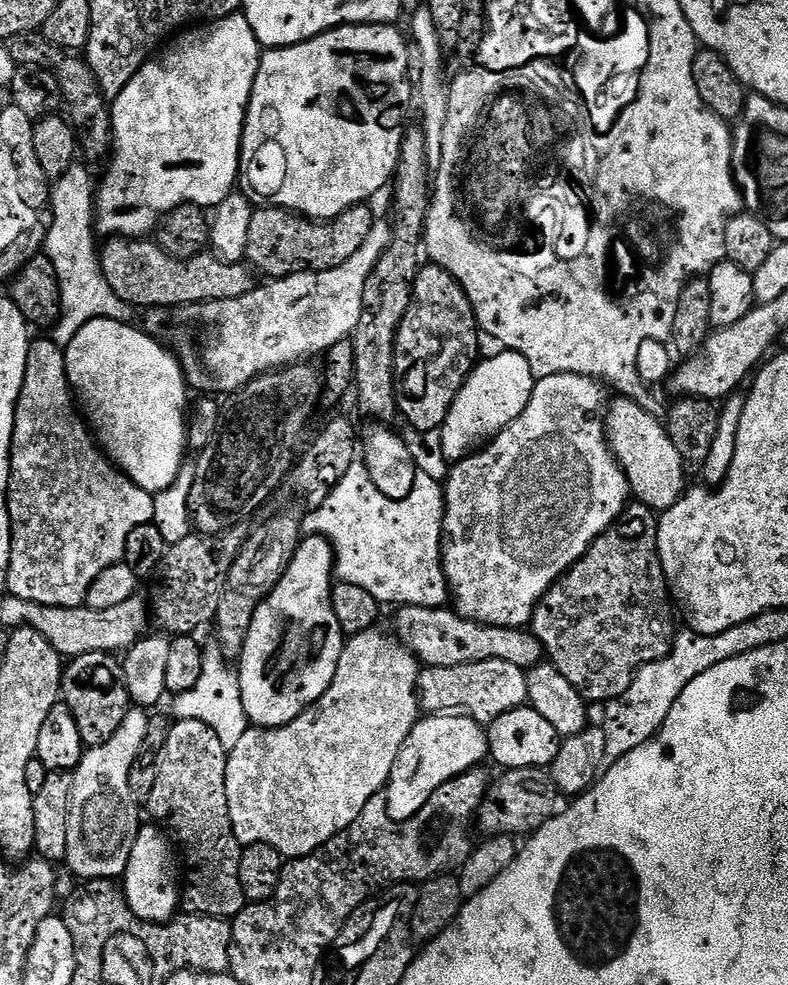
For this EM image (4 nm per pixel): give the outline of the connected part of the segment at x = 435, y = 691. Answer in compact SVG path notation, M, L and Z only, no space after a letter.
M501 660L441 668L425 667L420 673L418 695L420 707L425 713L460 713L487 726L502 714L528 704L528 677L525 669Z

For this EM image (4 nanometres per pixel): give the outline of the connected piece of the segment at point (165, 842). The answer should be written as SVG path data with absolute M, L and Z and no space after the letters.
M141 825L138 838L135 839L130 862L122 877L122 890L128 907L137 918L147 922L167 923L177 913L182 898L180 866L175 847L167 833L157 825L149 825Z

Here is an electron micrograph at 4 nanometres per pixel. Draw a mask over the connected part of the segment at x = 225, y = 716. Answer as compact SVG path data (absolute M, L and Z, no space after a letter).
M217 643L205 647L201 677L194 690L179 693L173 700L174 716L182 720L205 722L221 739L224 749L231 751L238 746L239 739L250 727L245 707L242 706L240 678L235 669L230 670L229 661L224 659Z

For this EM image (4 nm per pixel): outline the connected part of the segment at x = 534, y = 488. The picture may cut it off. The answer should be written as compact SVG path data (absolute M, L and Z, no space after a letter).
M554 374L539 377L532 391L530 402L526 402L526 410L522 410L522 414L518 414L518 418L514 418L510 426L497 432L490 442L465 456L453 467L456 469L448 476L444 493L443 565L445 578L448 580L451 603L463 620L473 620L479 624L502 626L503 628L523 629L531 625L534 610L538 602L550 590L550 586L554 586L556 580L559 580L565 572L569 572L588 553L588 547L628 507L630 503L628 476L622 470L620 463L616 461L615 454L612 453L602 419L602 413L606 408L604 388L605 385L601 381L578 374Z

